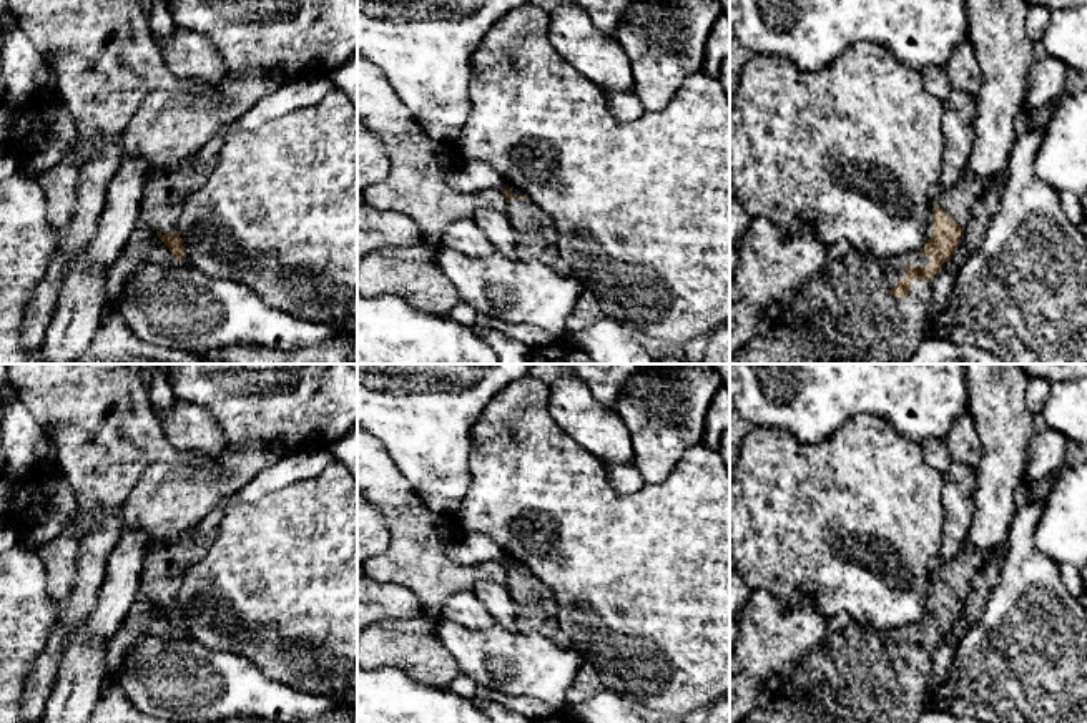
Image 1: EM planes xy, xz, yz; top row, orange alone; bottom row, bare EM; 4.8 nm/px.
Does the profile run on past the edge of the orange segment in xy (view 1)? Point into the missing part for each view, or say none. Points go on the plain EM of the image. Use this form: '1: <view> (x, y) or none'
1: xy (165, 564)

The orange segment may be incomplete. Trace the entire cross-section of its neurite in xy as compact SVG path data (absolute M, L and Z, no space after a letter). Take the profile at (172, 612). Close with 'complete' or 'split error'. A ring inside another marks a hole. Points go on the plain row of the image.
M191 529L180 537L151 543L145 555L138 597L153 600L175 632L186 630L176 605L178 590L186 570L208 552L211 539L213 535L201 535Z | split error

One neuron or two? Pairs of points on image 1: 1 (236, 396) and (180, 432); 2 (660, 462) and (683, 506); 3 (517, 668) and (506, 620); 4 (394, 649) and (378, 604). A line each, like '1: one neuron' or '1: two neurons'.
1: two neurons
2: two neurons
3: two neurons
4: two neurons

